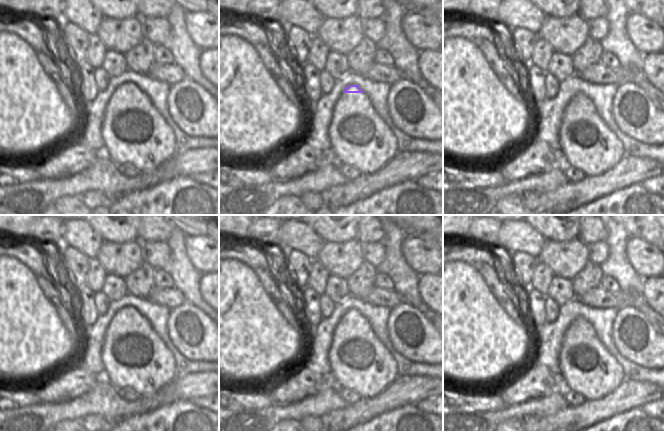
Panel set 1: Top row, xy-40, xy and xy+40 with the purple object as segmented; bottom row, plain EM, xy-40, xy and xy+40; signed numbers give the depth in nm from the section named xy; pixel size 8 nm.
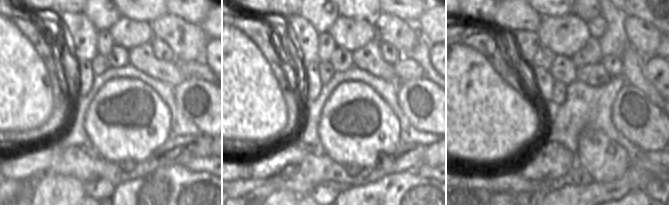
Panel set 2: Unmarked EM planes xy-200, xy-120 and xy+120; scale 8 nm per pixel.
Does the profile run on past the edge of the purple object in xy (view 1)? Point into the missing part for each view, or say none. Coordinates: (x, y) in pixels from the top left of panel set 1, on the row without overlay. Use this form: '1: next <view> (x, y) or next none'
1: next none

